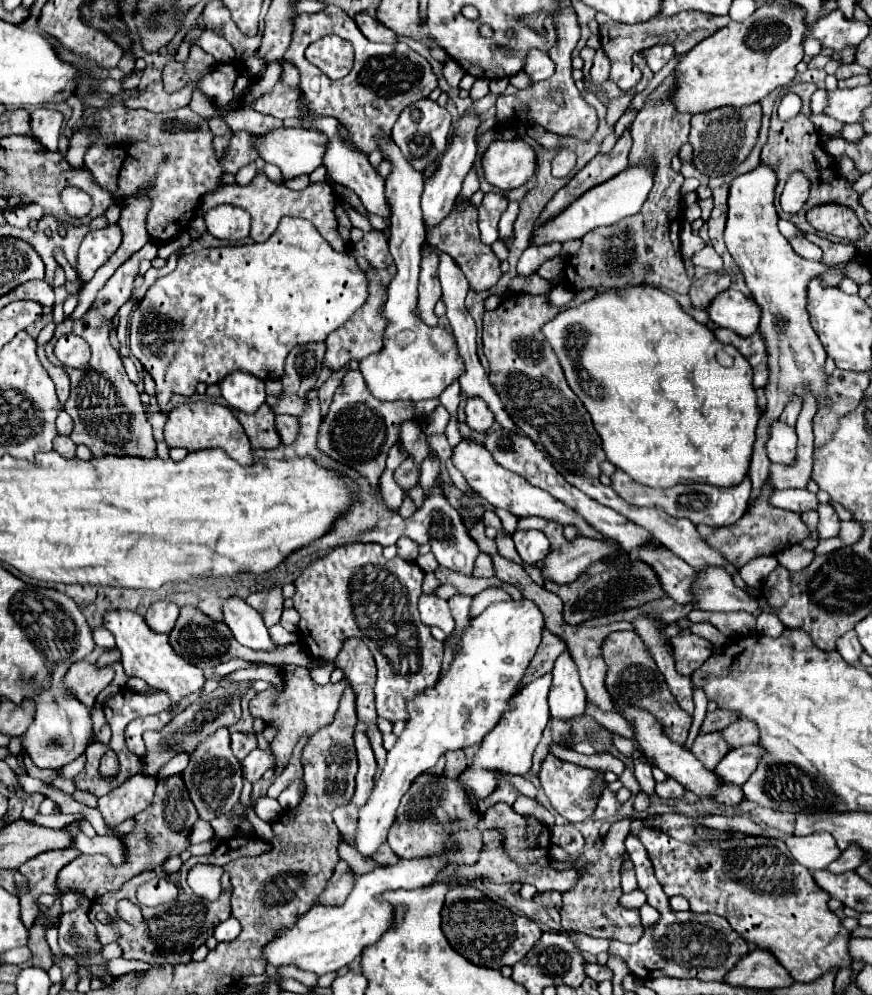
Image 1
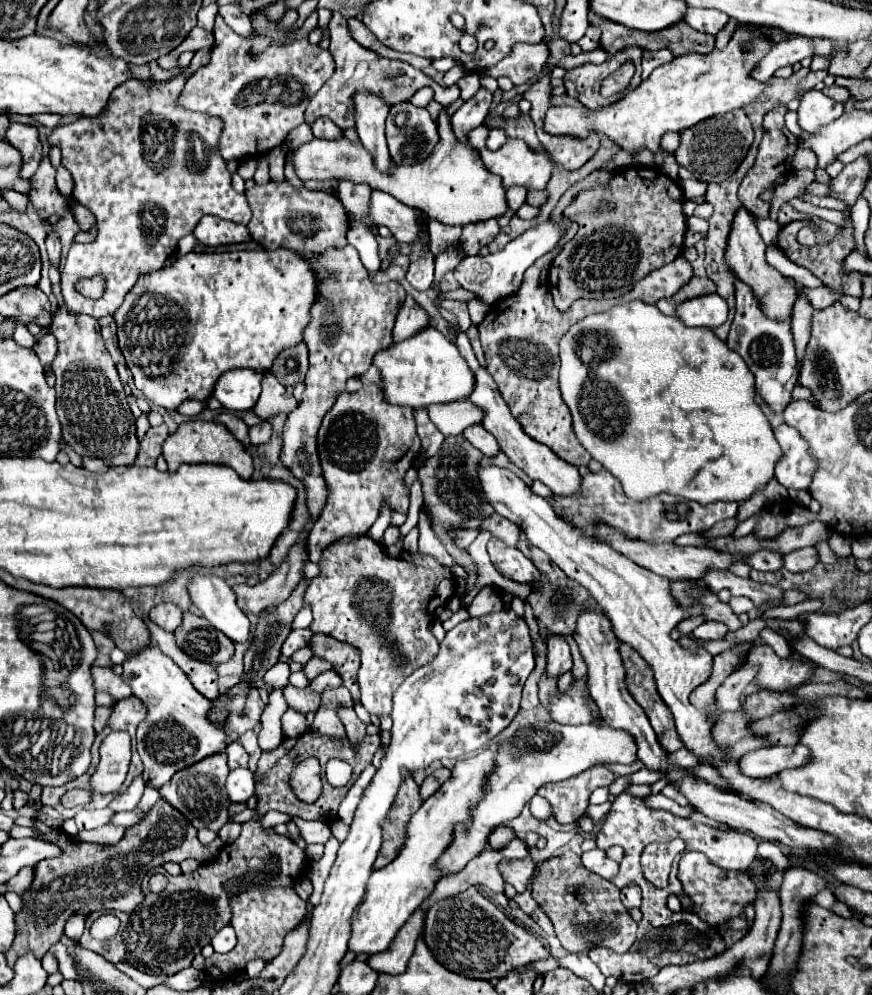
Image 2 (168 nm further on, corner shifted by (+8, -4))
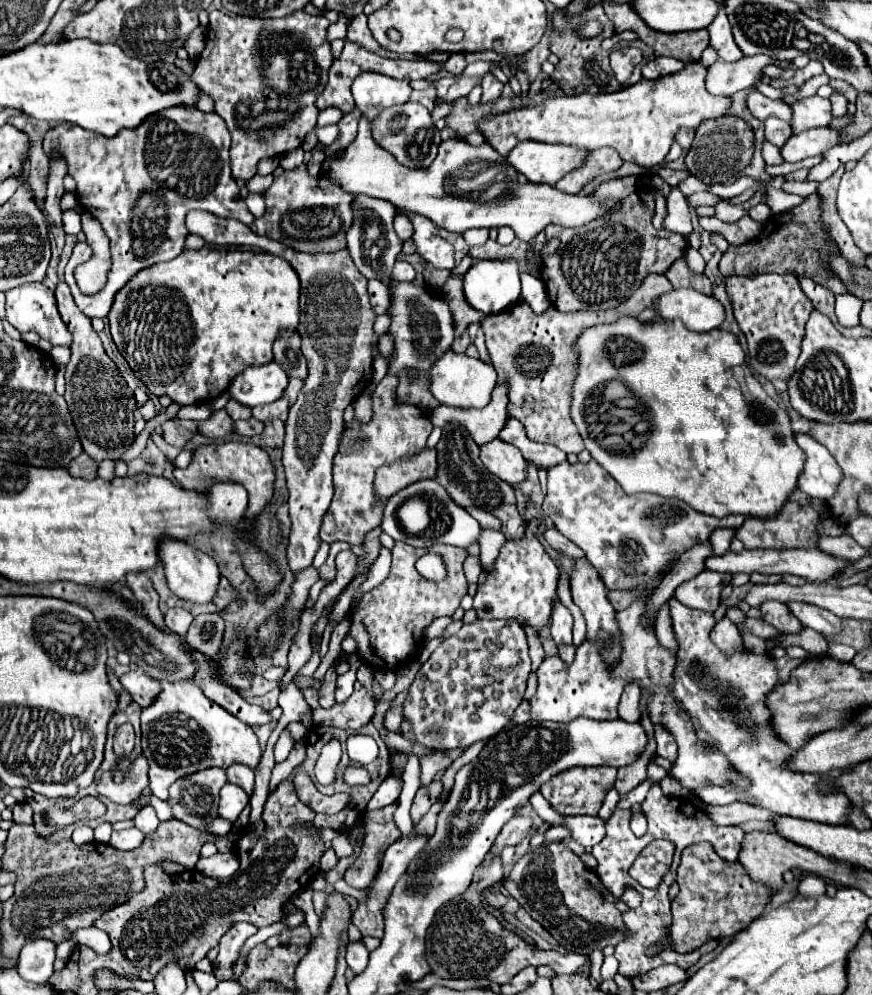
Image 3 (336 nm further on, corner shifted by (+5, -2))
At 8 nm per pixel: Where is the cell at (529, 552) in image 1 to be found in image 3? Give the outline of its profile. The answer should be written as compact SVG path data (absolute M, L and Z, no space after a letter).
M528 524L522 538L506 540L506 544L500 548L500 556L488 572L488 578L484 580L484 584L478 584L474 610L480 620L512 618L520 626L528 624L536 634L540 634L552 614L556 582L558 568L540 540L540 524Z

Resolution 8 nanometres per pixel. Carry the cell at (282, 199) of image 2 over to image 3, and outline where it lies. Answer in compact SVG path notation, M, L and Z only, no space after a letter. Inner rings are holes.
M300 164L298 168L284 172L282 176L274 178L272 186L264 192L266 204L272 204L270 210L250 224L252 232L260 236L268 236L272 240L282 240L290 248L308 252L308 254L330 254L346 248L346 228L352 226L352 202L354 194L344 192L336 182L328 180L326 176L310 176L308 168ZM334 216L342 218L342 226L336 234L324 236L324 230L330 226Z

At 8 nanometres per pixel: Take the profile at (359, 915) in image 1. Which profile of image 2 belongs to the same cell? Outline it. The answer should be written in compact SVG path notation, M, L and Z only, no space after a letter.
M499 740L485 748L479 756L471 760L461 760L453 768L451 780L447 780L431 798L423 802L423 806L413 814L407 826L407 840L399 852L399 856L381 870L373 870L367 892L357 910L351 916L351 938L349 950L355 954L377 954L383 952L389 942L395 938L399 928L409 920L413 910L433 892L437 880L441 878L441 870L437 862L445 854L445 850L455 840L455 826L471 824L471 810L481 802L487 790L489 776L497 770L495 756L499 754L501 744L507 740Z

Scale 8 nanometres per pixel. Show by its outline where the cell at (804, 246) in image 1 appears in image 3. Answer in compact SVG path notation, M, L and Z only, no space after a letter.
M756 204L756 206L752 206L750 210L748 210L748 216L752 218L752 220L756 220L756 222L766 222L770 216L772 216L772 212L770 212L770 208L766 206L766 204Z

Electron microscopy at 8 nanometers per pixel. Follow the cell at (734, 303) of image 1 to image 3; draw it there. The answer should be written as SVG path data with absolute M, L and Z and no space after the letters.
M670 290L654 302L654 310L662 320L680 318L688 330L708 332L724 322L724 308L714 296L692 290Z

